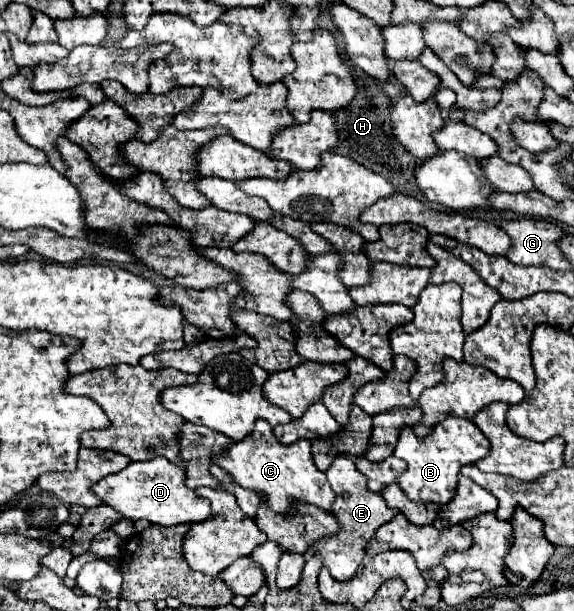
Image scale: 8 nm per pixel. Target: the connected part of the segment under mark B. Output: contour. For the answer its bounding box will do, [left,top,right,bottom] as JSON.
[393,417,491,505]

